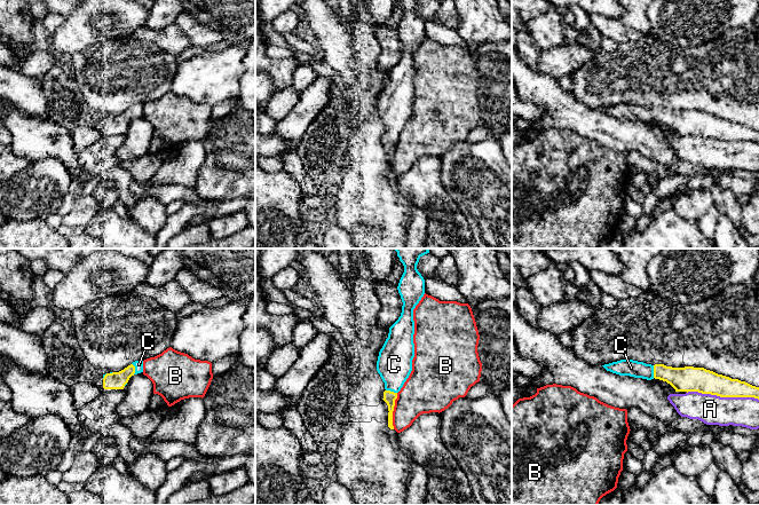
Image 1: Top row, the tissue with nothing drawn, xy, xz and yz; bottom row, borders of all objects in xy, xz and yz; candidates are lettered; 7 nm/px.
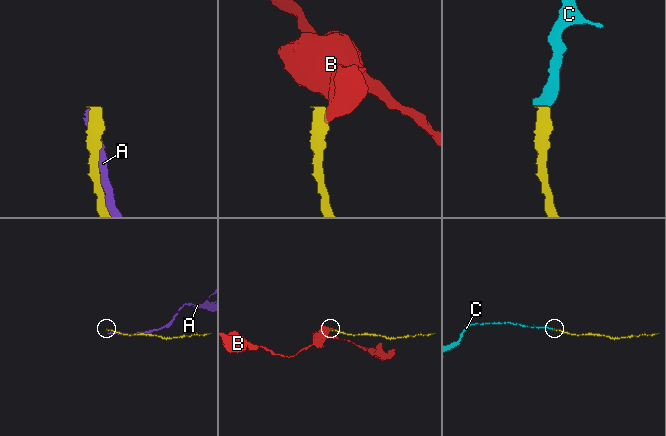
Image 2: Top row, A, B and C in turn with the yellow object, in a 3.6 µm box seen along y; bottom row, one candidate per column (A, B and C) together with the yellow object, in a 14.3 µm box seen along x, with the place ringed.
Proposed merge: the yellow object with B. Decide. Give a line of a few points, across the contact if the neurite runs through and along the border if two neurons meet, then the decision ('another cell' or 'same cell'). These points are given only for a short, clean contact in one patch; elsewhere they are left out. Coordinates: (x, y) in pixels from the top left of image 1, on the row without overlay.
xz (397, 136), (394, 143), (393, 172) | another cell

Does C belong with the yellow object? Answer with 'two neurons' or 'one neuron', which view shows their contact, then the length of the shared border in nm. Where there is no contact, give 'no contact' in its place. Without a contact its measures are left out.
one neuron; meets yellow in yz; contact 90 nm long

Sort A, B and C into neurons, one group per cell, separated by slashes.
A / B / C

